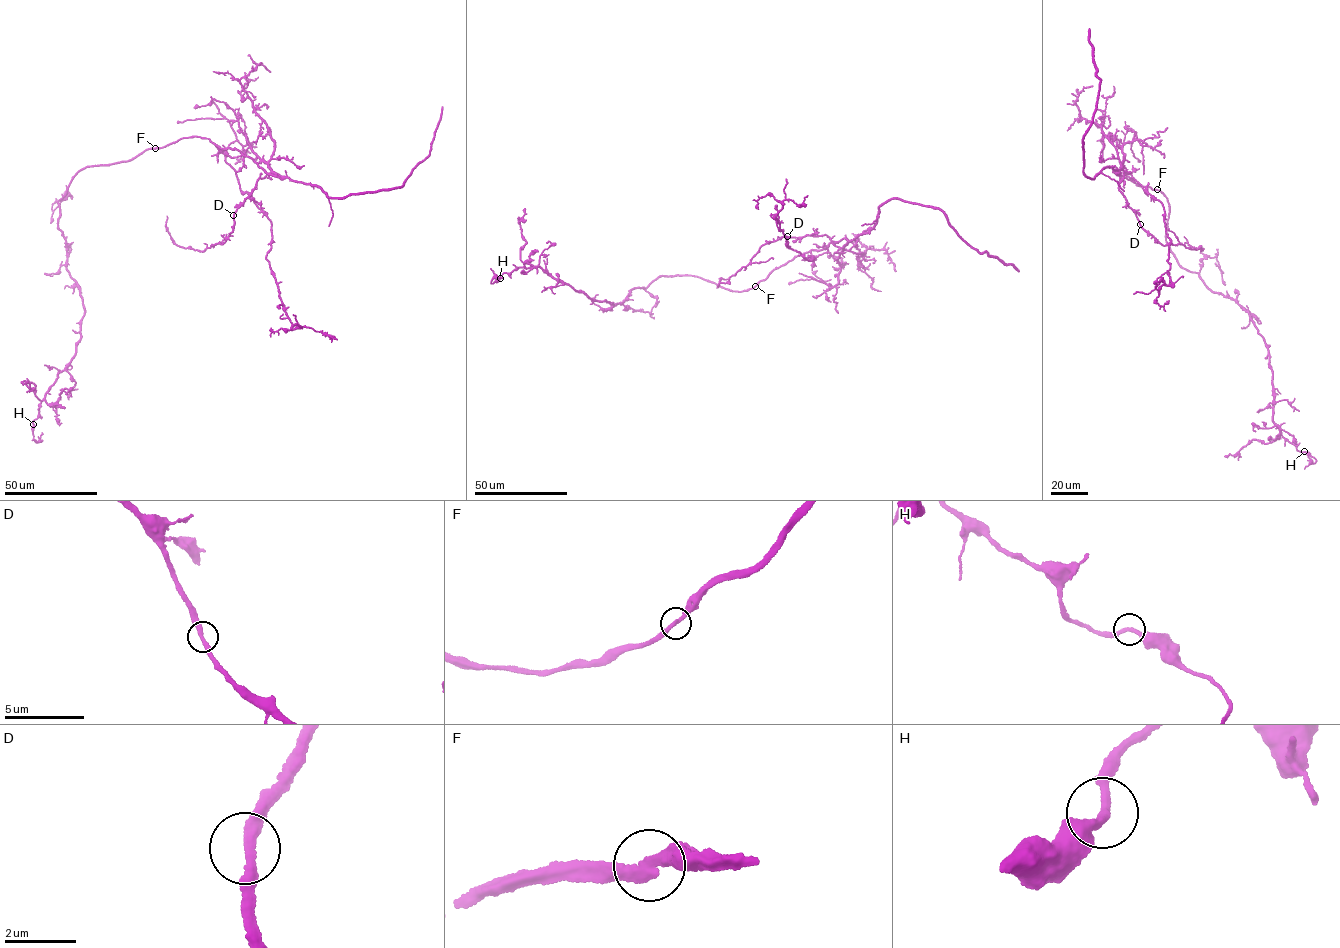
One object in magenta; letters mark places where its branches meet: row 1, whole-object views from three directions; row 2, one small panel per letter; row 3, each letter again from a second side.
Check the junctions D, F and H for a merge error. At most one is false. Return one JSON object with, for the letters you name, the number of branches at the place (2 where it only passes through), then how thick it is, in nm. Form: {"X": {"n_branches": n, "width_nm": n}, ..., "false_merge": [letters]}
{"false_merge": []}

